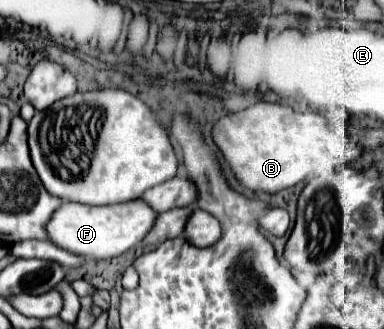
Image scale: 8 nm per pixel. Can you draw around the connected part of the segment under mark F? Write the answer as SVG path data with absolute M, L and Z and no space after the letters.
M142 200L110 204L110 206L86 206L64 202L48 220L48 240L58 248L82 258L116 258L126 250L138 246L156 220L156 212Z

